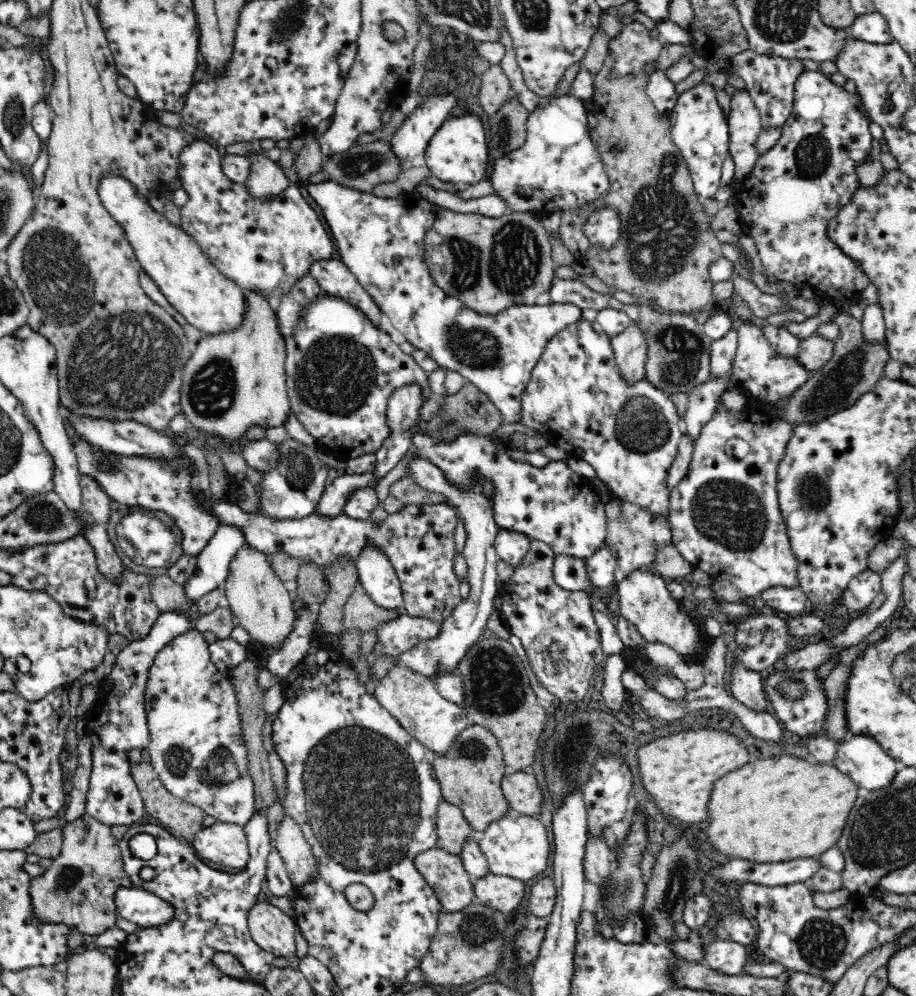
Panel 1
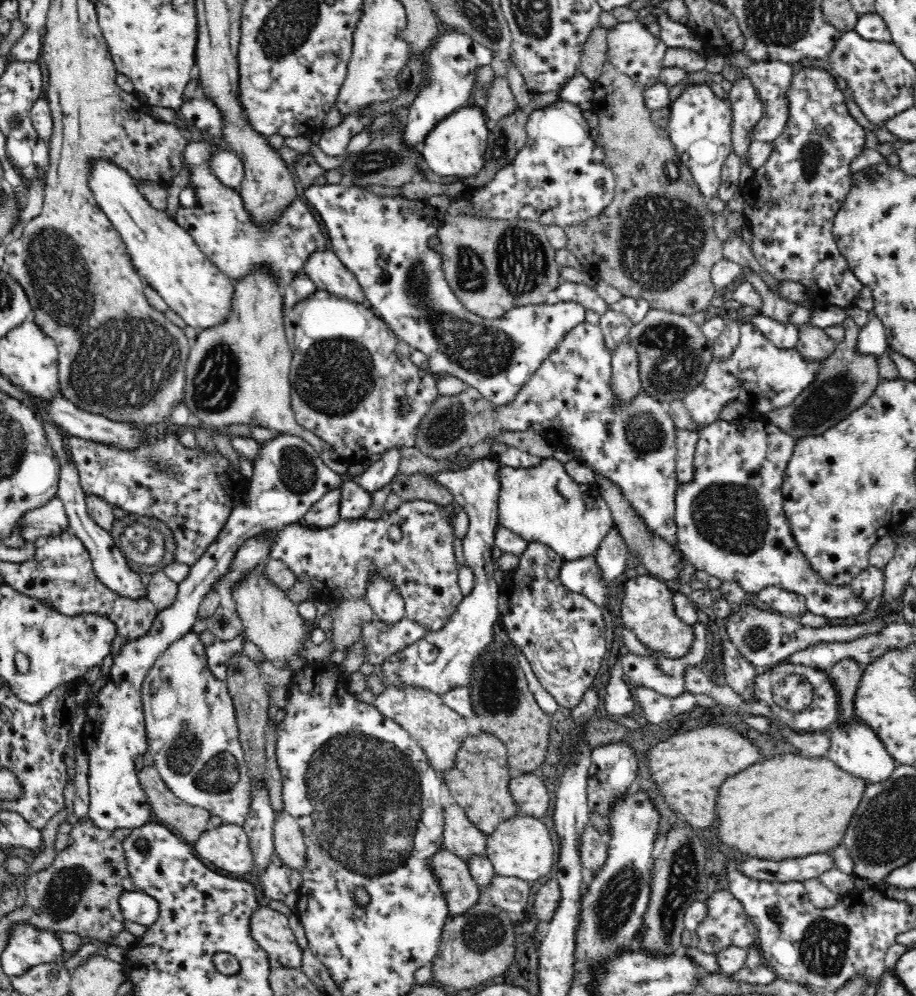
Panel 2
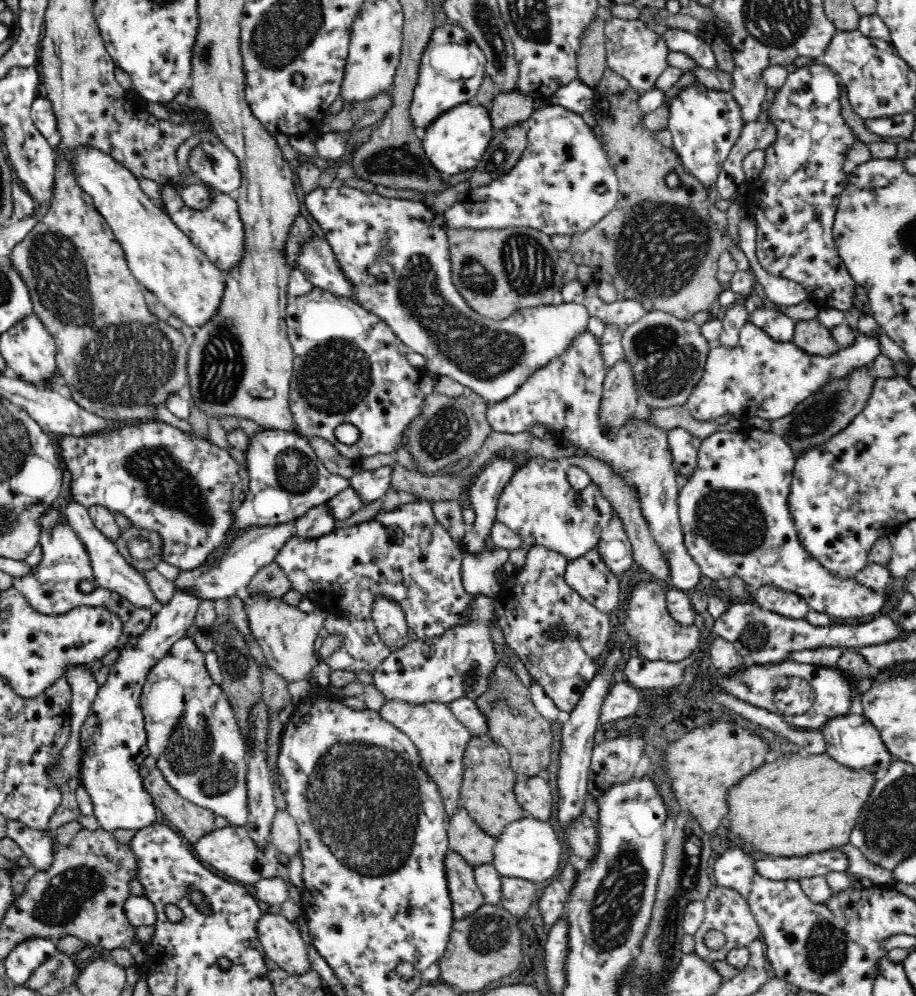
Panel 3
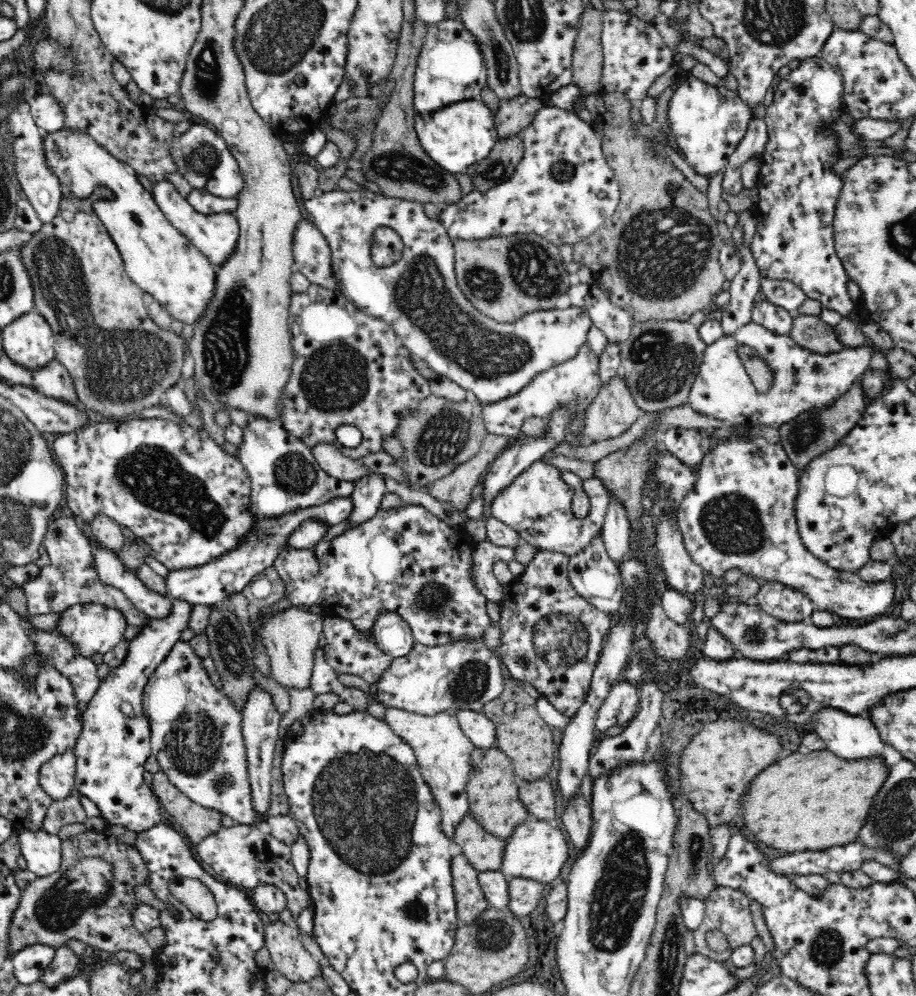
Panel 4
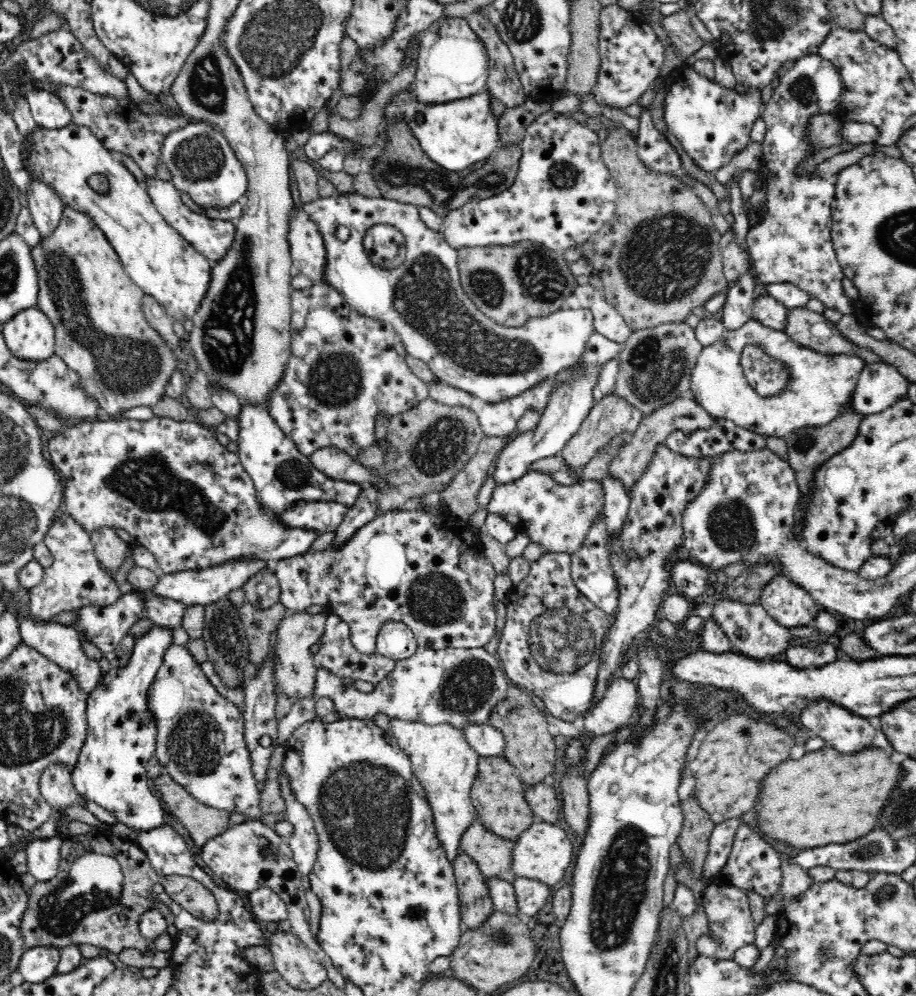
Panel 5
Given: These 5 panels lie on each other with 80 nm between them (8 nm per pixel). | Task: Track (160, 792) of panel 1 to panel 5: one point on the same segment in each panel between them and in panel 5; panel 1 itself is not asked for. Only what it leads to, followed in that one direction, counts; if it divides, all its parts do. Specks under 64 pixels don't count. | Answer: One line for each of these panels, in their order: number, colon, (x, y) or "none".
2: (191, 821)
3: (192, 821)
4: (199, 823)
5: (203, 823)

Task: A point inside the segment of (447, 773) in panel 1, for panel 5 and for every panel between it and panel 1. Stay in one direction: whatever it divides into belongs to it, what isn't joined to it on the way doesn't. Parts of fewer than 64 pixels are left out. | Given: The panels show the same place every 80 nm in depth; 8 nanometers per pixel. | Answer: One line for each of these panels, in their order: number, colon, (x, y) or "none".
2: (480, 783)
3: (487, 793)
4: (493, 791)
5: (498, 796)

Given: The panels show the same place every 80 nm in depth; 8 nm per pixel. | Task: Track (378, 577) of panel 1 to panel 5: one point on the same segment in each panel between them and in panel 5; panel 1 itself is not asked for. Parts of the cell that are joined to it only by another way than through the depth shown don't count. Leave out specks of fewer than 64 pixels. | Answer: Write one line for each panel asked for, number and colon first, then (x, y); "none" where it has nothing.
2: (387, 604)
3: (389, 620)
4: (392, 634)
5: (396, 641)

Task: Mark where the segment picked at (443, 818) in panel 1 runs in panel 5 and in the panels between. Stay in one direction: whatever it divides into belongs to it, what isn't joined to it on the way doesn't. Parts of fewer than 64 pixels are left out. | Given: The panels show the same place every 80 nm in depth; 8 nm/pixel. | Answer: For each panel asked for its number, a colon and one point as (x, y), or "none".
2: (462, 837)
3: (467, 838)
4: (486, 852)
5: (493, 854)

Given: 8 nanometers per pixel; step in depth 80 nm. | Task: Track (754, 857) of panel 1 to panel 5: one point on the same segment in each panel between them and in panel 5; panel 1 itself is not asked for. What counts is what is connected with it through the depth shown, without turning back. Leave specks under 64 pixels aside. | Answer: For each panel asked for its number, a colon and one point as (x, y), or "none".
2: (790, 807)
3: (795, 806)
4: (811, 801)
5: (827, 797)

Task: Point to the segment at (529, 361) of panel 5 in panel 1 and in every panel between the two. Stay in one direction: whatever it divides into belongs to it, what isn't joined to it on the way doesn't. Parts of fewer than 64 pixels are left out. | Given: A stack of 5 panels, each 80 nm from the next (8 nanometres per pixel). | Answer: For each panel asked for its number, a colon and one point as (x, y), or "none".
1: (381, 240)
2: (383, 241)
3: (412, 290)
4: (419, 297)

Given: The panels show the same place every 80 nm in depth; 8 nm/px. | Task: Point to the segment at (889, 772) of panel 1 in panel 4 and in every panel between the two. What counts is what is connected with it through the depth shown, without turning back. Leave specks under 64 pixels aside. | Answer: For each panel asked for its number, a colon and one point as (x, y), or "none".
2: (854, 746)
3: (850, 738)
4: (853, 737)

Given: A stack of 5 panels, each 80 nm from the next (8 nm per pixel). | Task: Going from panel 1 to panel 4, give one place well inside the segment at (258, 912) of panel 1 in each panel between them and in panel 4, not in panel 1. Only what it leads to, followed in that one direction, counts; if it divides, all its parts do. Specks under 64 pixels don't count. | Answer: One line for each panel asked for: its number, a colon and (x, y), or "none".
2: (270, 929)
3: (282, 942)
4: (291, 958)

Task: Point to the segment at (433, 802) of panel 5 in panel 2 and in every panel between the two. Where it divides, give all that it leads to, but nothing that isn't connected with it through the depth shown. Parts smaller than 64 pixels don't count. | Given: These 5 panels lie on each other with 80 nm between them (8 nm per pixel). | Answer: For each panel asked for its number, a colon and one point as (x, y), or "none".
2: (439, 730)
3: (441, 740)
4: (443, 752)

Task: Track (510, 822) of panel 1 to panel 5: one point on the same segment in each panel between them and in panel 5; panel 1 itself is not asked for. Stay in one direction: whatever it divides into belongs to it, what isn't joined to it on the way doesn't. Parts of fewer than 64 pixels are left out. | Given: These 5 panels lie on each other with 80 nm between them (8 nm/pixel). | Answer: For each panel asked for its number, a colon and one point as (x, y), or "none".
2: (522, 847)
3: (531, 849)
4: (538, 850)
5: (544, 851)

